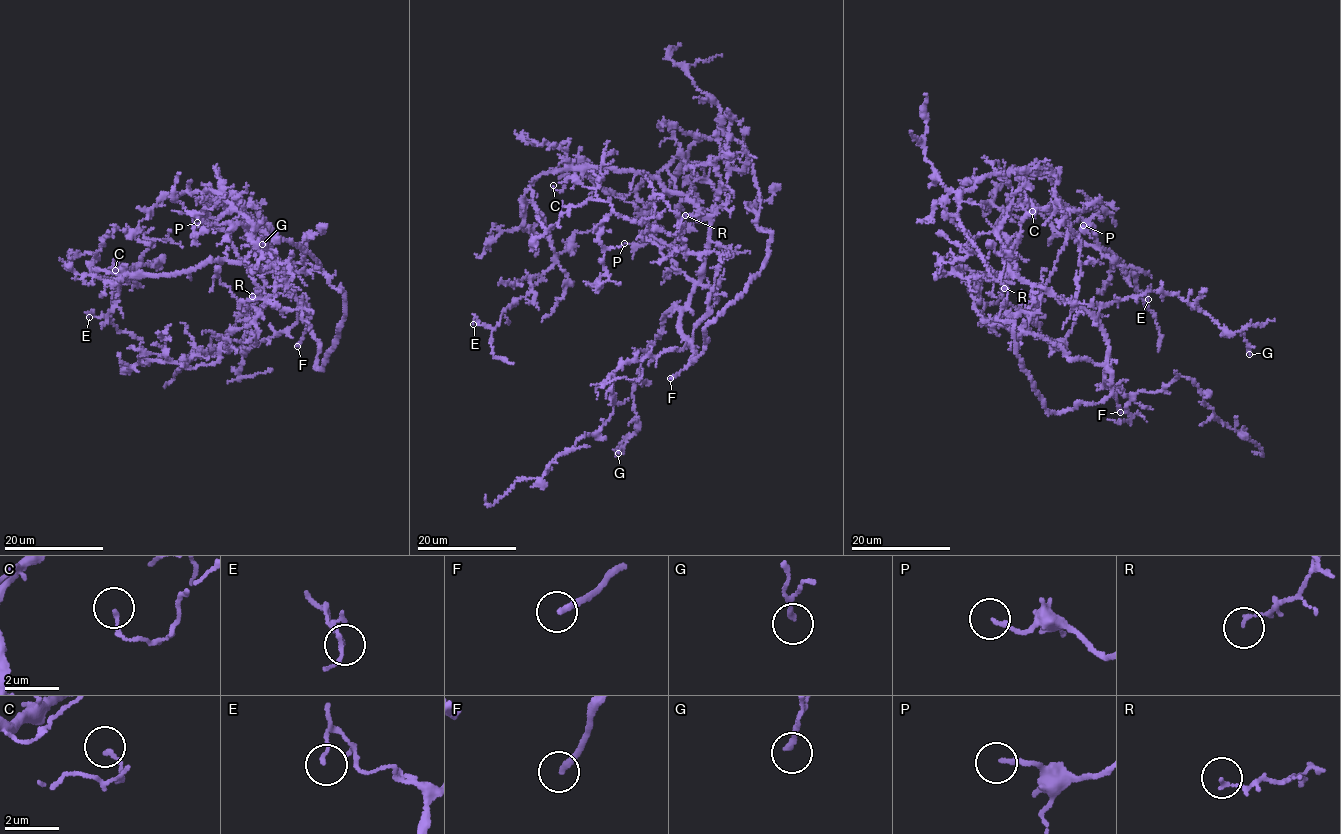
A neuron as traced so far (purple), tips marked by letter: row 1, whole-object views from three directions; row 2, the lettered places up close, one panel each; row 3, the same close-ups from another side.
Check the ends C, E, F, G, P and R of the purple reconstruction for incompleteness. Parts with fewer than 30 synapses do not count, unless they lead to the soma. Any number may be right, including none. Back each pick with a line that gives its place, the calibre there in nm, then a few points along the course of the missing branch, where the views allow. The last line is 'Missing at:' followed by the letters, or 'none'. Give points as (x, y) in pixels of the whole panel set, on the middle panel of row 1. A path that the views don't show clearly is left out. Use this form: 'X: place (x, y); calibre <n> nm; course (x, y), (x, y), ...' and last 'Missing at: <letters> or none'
F: place (670, 378); calibre 240 nm; course (670, 378), (663, 382), (638, 412), (619, 423), (614, 431), (610, 427), (619, 424), (625, 429)
Missing at: F

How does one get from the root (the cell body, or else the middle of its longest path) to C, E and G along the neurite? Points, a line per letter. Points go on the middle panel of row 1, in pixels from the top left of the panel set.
C: (706, 246), (709, 223), (697, 206), (666, 192), (654, 178), (587, 167), (577, 168), (561, 192), (553, 185)
E: (706, 246), (709, 223), (697, 206), (654, 178), (550, 170), (530, 190), (554, 263), (496, 326), (473, 324)
G: (706, 246), (702, 280), (690, 302), (664, 315), (660, 336), (643, 355), (633, 393), (638, 431), (618, 453)

